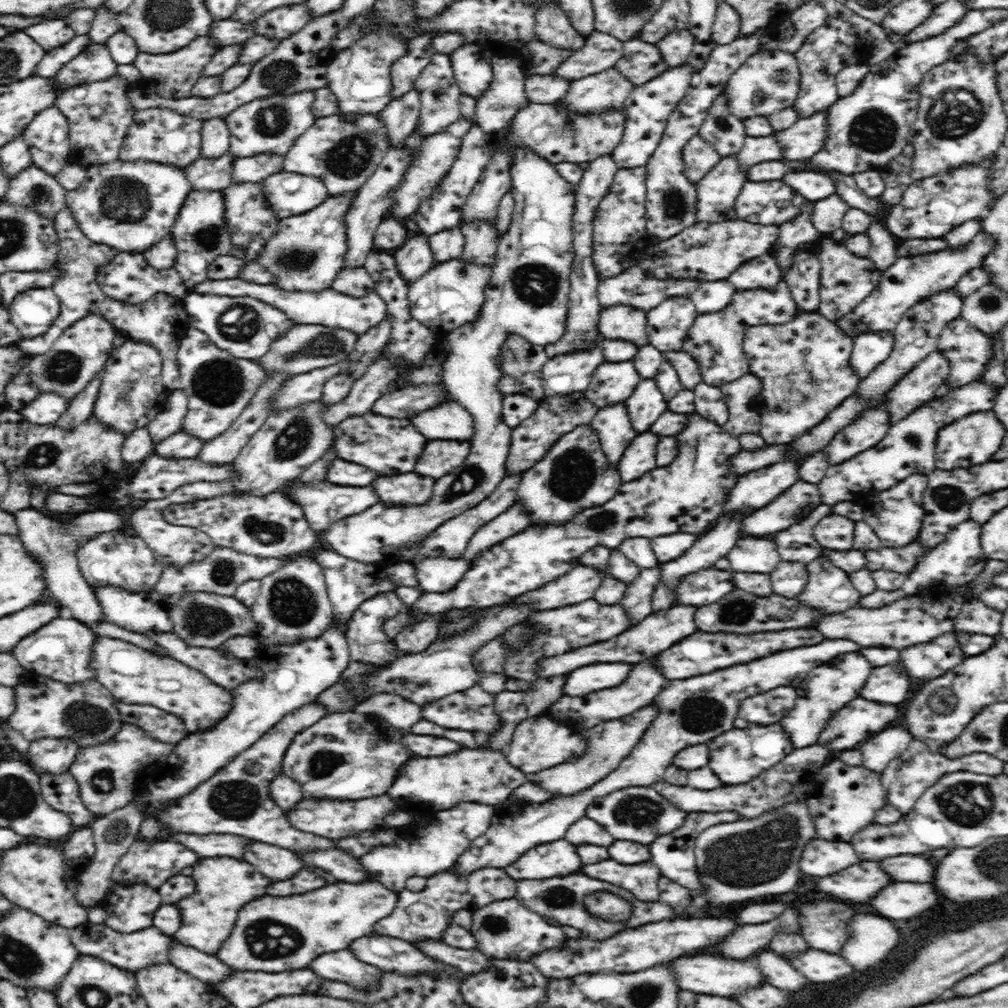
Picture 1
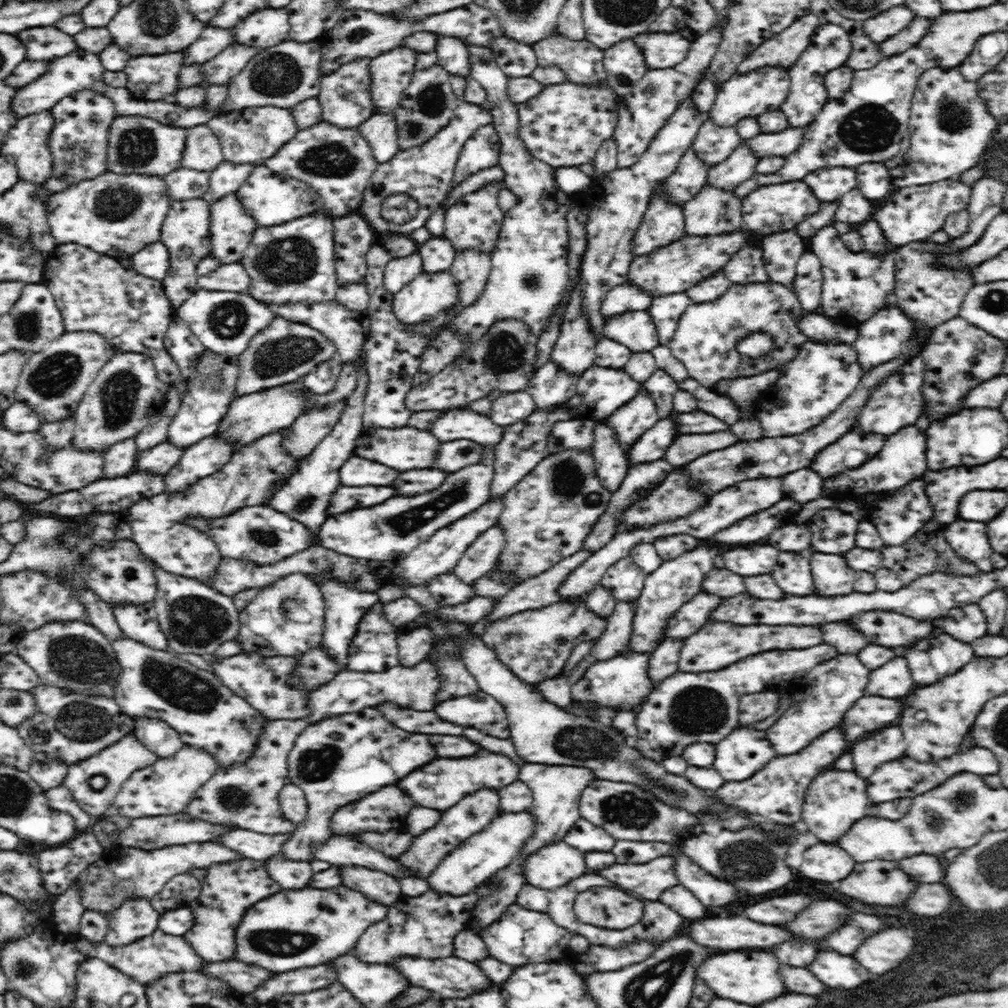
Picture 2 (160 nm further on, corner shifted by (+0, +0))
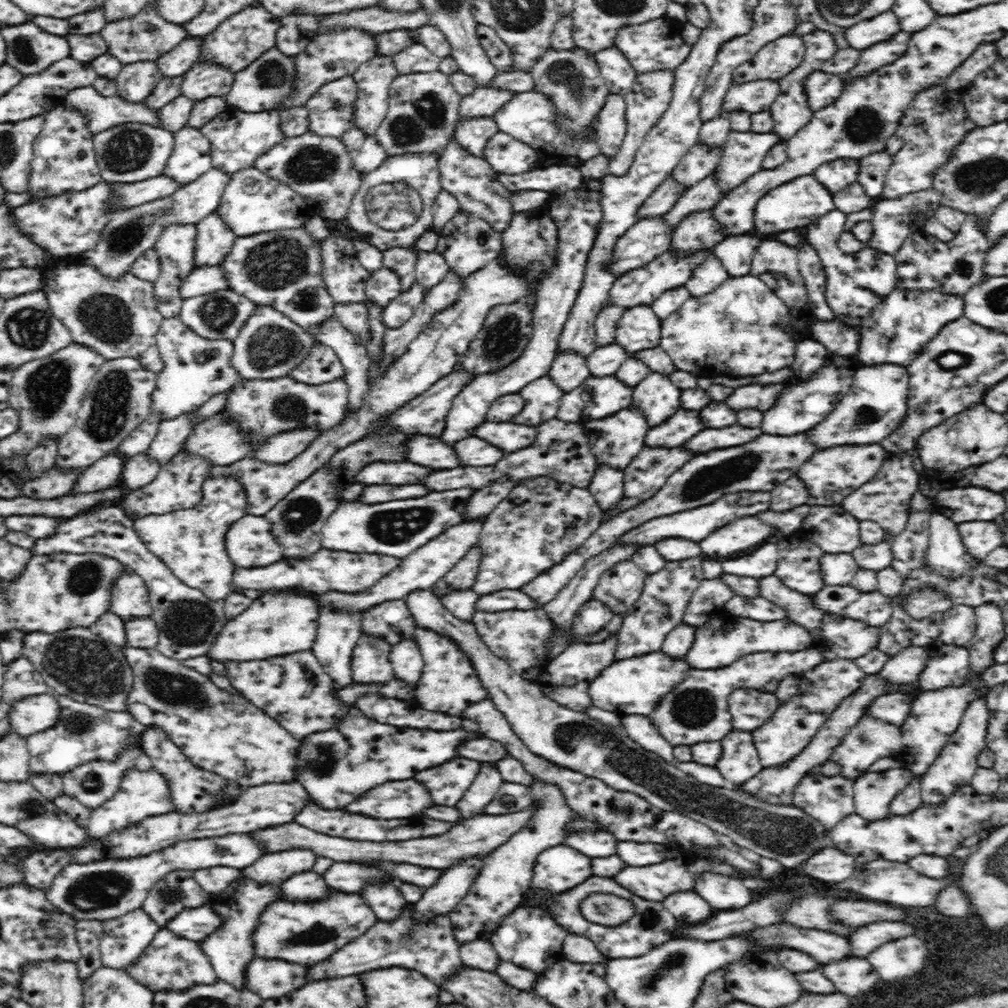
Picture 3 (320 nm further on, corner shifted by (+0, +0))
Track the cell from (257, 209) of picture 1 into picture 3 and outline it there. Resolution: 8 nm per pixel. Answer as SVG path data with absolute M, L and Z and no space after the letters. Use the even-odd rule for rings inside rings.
M212 212L200 220L196 227L195 267L214 266L234 247L238 237L218 212Z

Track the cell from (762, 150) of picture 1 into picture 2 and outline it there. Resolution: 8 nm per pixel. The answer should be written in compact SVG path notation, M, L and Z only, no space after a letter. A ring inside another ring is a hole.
M740 144L726 160L710 167L707 184L722 190L734 190L741 182L748 180L754 173L759 159L747 144Z

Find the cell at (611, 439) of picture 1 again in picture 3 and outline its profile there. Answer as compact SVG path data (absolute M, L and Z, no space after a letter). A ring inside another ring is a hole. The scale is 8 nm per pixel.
M597 466L594 476L589 484L592 496L595 496L599 507L606 512L618 506L624 498L624 473L611 466Z

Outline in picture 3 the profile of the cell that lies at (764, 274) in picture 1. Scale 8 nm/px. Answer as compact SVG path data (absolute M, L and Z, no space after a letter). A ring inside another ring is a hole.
M752 234L728 235L722 242L713 247L713 253L726 267L730 277L750 275L750 262L754 250L760 244L760 238Z

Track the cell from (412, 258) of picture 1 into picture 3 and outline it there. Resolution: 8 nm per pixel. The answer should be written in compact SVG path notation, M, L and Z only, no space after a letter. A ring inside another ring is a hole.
M386 267L369 274L370 278L366 280L366 288L364 288L366 304L378 305L383 310L401 294L402 282L398 274Z

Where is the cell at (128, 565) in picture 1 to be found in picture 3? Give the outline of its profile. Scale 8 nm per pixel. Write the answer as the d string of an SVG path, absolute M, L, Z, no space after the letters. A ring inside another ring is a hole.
M126 567L110 586L110 610L126 621L134 616L152 616L145 580Z

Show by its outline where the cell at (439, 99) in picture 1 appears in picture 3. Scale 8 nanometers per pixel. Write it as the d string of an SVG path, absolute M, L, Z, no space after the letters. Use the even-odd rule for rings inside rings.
M413 72L398 76L390 84L388 110L375 139L383 145L387 155L438 154L454 141L459 123L458 108L462 95L455 90L450 78L443 72Z

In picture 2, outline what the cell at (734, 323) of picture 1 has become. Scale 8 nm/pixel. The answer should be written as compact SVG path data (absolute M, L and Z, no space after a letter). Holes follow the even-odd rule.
M776 282L732 284L732 288L712 304L690 304L678 319L674 338L666 346L686 367L690 377L710 388L719 380L756 376L794 360L806 342L798 322L807 313L795 293ZM752 332L769 334L776 350L758 358L737 352L737 345Z

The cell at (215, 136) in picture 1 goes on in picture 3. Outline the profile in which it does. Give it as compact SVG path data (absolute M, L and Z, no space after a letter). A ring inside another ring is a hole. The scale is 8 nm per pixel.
M188 126L178 130L174 137L175 147L163 175L173 178L178 184L190 184L213 167L210 141L198 128Z

